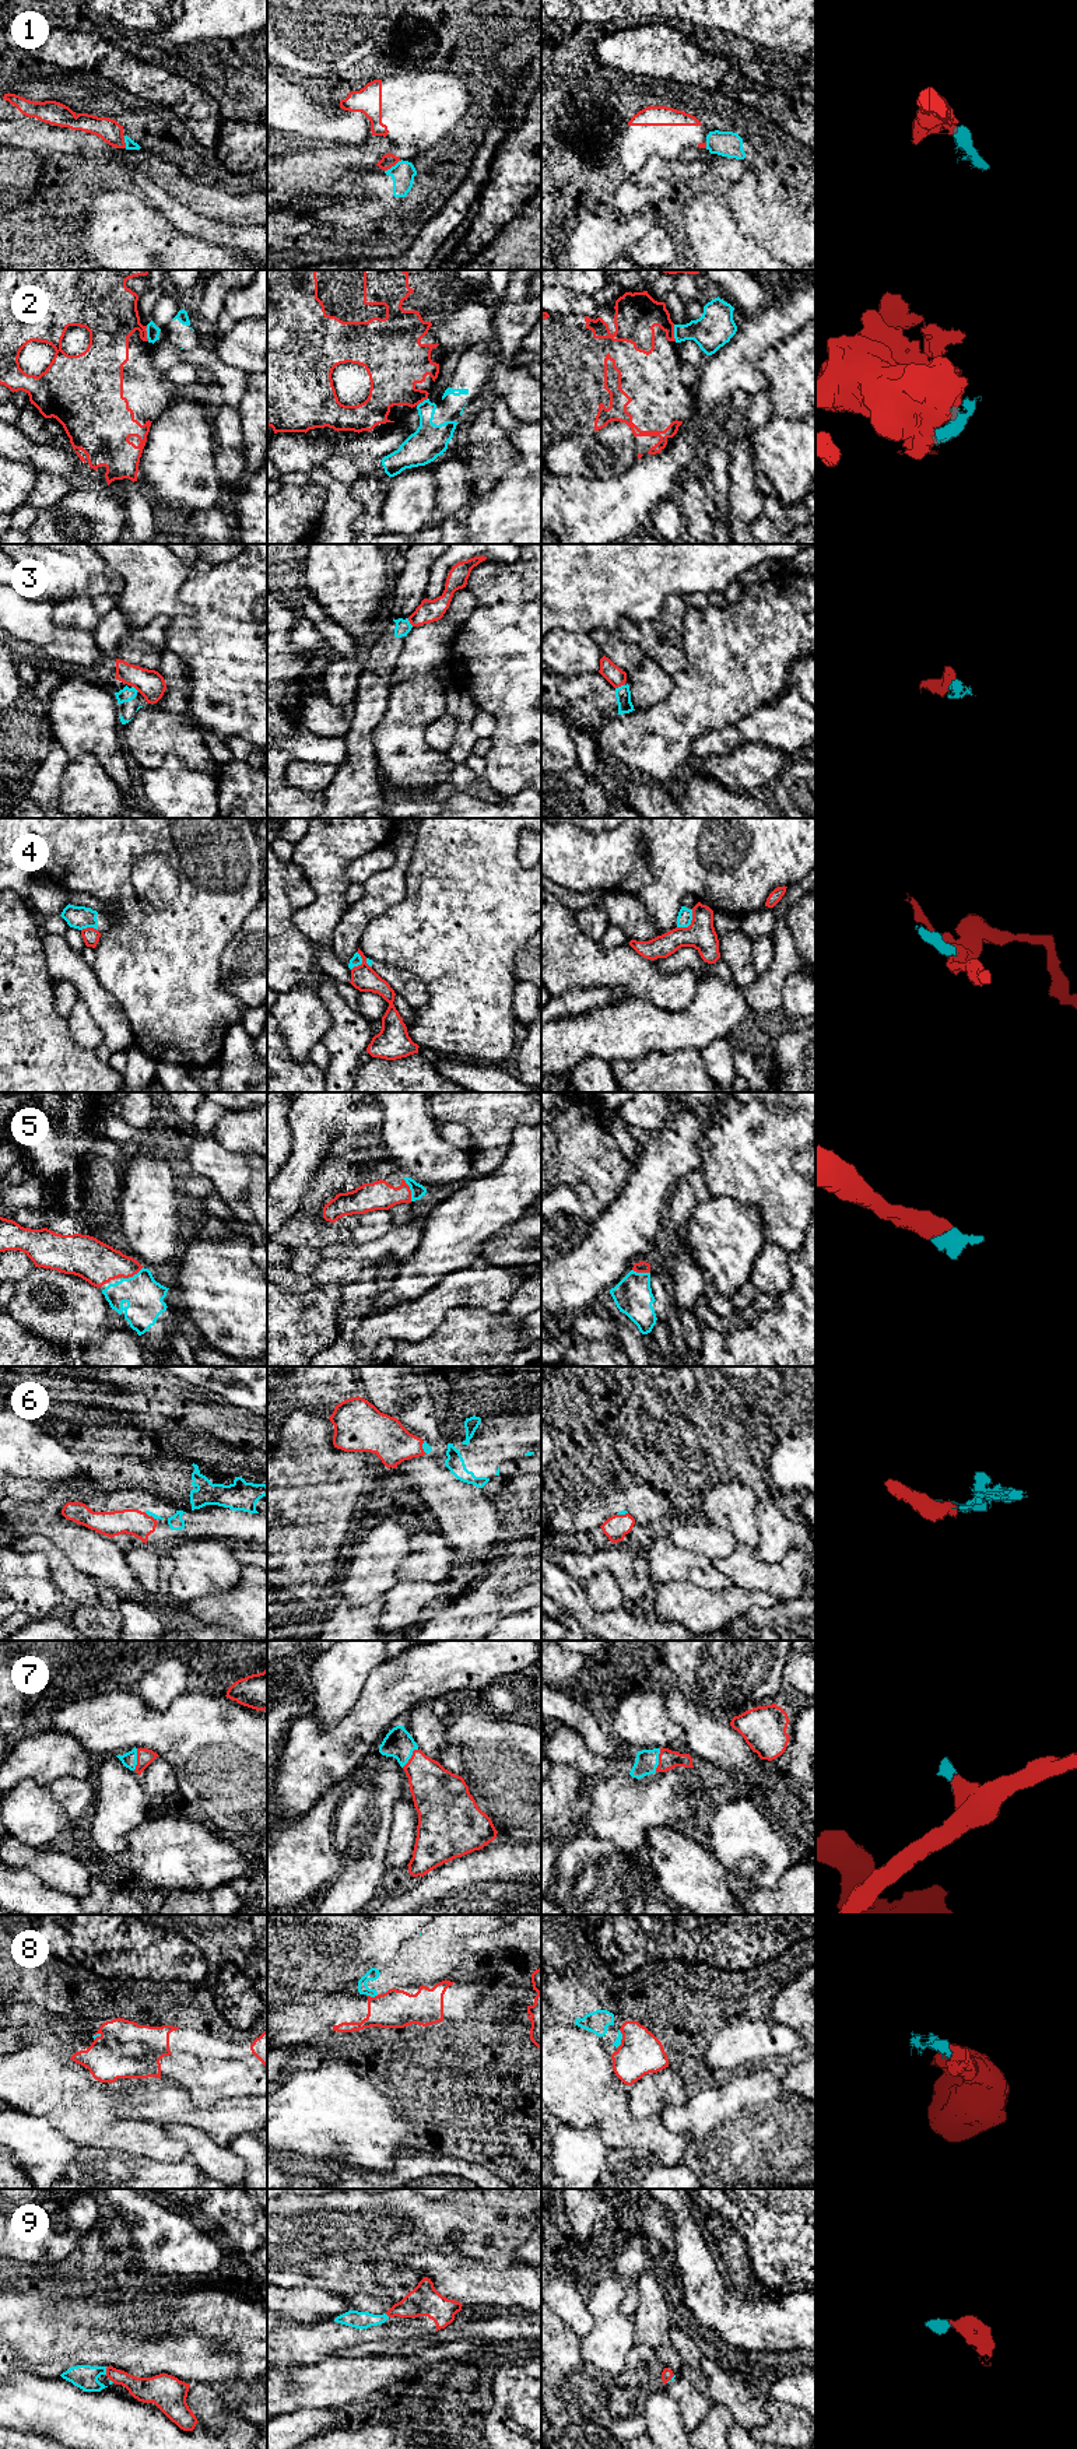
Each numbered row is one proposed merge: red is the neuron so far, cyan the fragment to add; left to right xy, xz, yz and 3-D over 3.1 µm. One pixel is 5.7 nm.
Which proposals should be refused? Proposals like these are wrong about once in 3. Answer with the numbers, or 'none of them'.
1, 2, 3, 4, 8

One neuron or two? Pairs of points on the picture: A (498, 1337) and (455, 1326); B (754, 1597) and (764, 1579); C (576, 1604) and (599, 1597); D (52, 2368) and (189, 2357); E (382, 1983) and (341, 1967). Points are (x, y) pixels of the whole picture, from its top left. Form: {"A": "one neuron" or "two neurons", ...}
{"A": "one neuron", "B": "two neurons", "C": "two neurons", "D": "one neuron", "E": "two neurons"}

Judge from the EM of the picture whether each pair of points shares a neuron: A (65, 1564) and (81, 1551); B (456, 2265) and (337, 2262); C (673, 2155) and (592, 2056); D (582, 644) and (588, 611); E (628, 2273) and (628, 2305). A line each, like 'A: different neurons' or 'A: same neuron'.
A: different neurons
B: different neurons
C: same neuron
D: different neurons
E: same neuron

